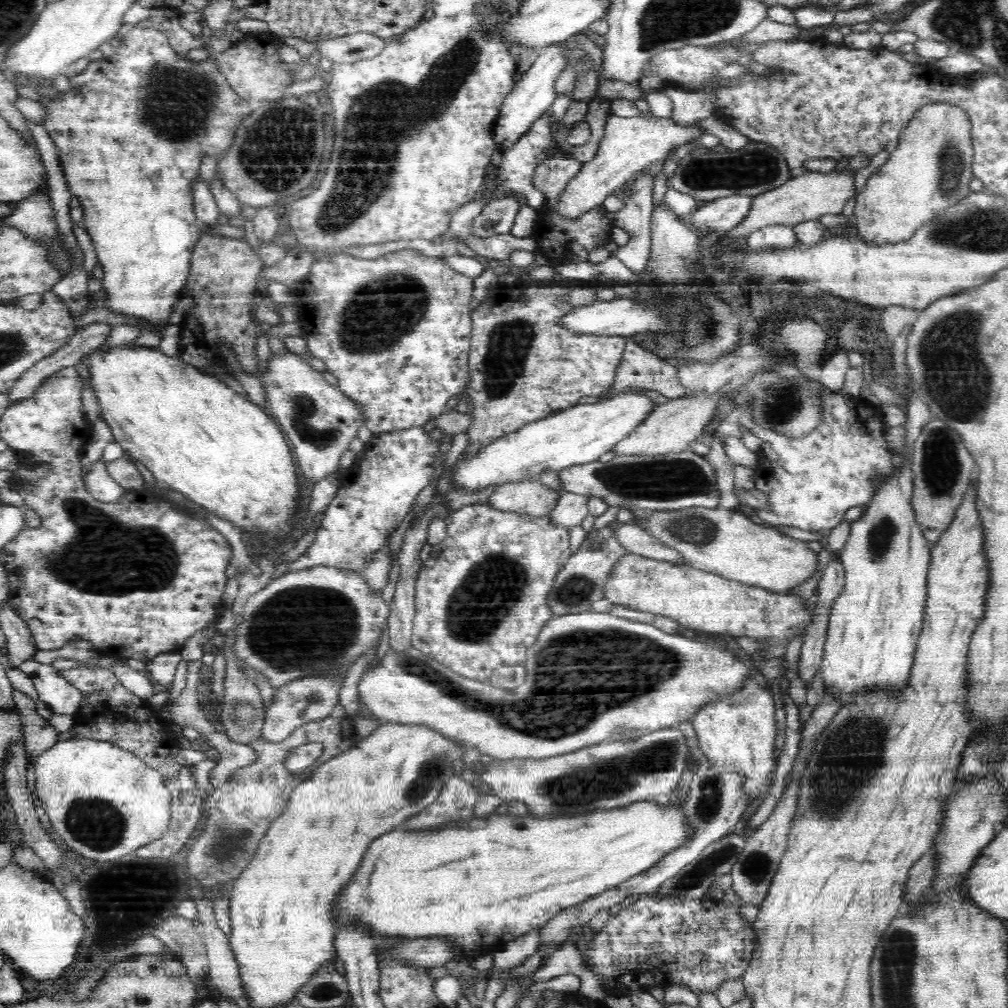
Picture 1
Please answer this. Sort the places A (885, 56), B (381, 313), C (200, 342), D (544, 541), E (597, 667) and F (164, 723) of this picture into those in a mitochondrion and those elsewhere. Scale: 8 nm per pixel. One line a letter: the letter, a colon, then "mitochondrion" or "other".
A: other
B: mitochondrion
C: other
D: other
E: mitochondrion
F: other

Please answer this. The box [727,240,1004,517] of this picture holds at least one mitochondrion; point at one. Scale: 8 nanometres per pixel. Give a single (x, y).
(957, 378)

